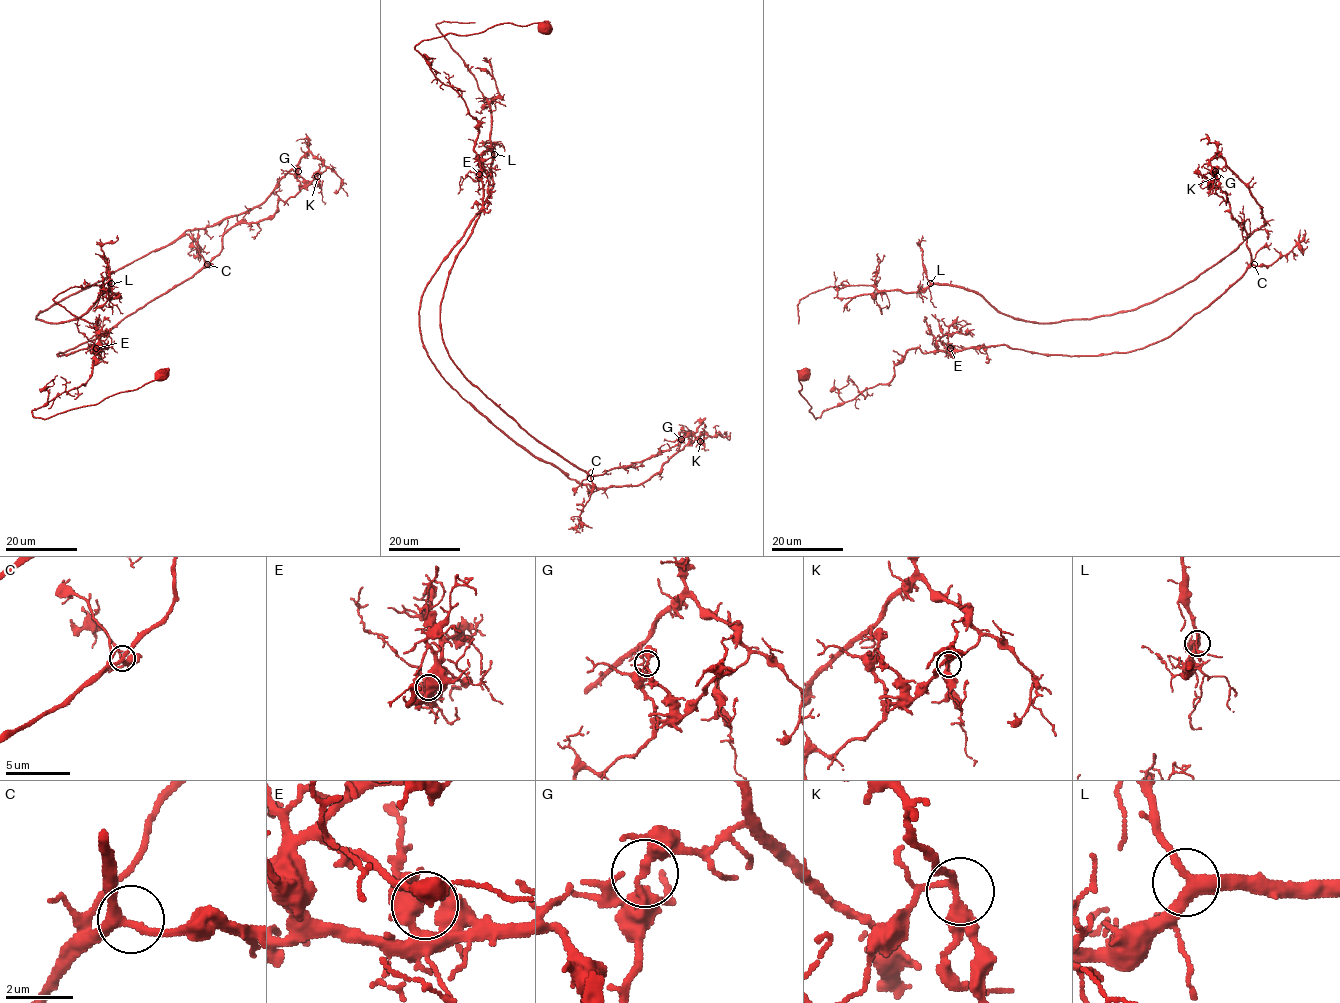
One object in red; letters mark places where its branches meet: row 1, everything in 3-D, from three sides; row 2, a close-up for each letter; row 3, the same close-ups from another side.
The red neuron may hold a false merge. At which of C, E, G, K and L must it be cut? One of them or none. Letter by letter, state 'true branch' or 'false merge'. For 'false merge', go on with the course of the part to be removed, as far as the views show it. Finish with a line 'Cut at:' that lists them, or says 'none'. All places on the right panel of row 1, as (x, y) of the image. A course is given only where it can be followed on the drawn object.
C: true branch
E: true branch
G: false merge | (1215, 170), (1241, 180), (1264, 224), (1130, 310), (1034, 323), (961, 287), (851, 285), (802, 298), (798, 323)
K: true branch
L: true branch
Cut at: G

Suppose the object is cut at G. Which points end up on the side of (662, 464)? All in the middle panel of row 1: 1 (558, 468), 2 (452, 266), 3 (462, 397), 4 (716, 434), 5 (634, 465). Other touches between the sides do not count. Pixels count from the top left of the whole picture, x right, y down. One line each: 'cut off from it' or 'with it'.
1: with it
2: cut off from it
3: with it
4: with it
5: cut off from it

